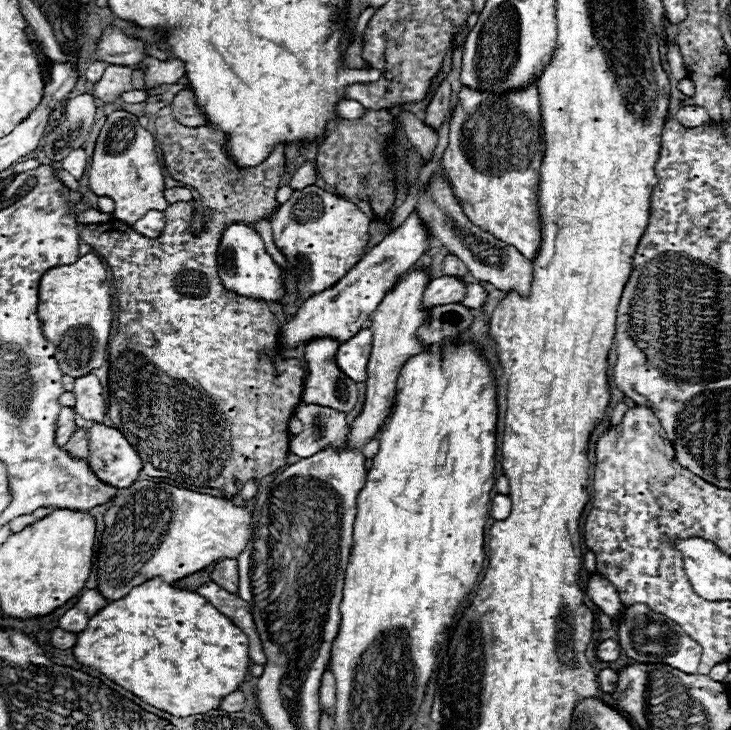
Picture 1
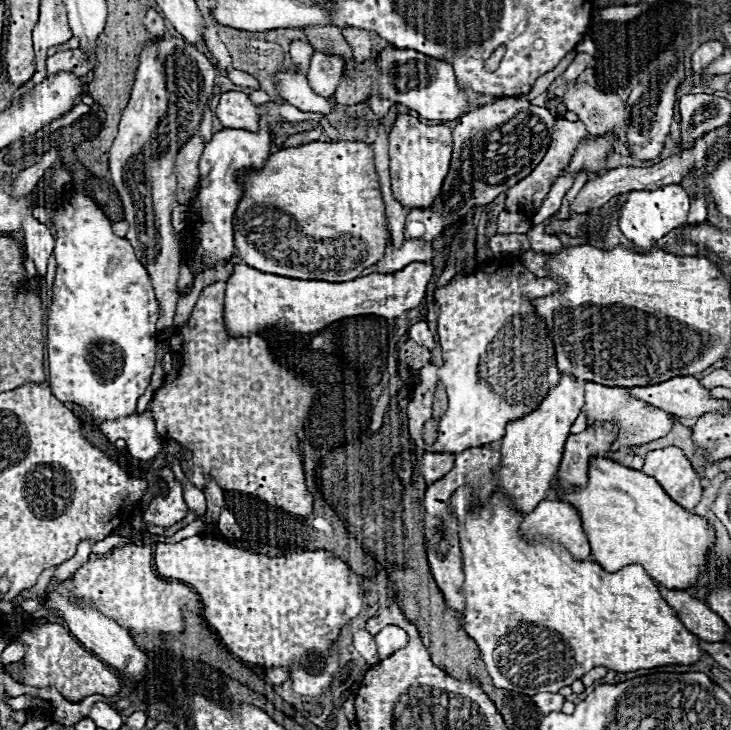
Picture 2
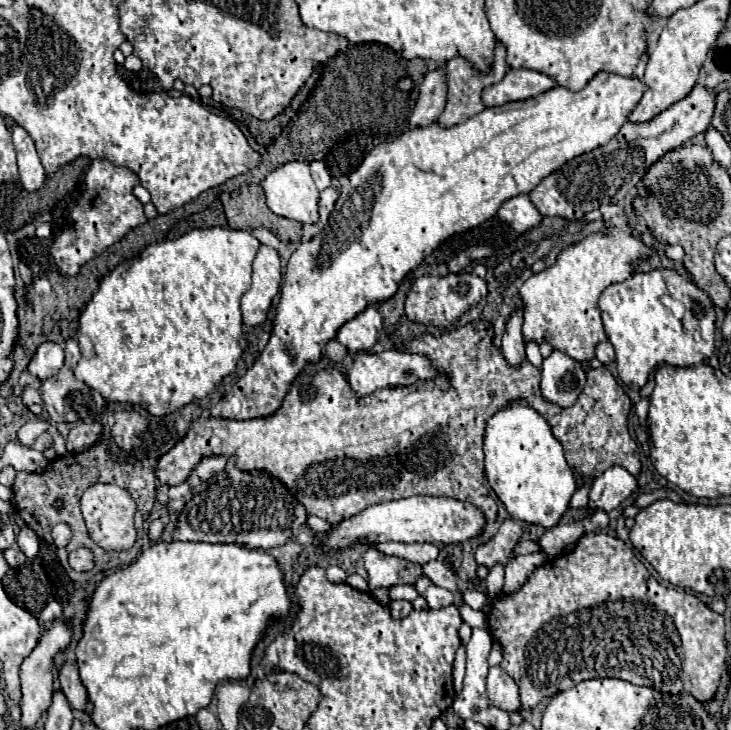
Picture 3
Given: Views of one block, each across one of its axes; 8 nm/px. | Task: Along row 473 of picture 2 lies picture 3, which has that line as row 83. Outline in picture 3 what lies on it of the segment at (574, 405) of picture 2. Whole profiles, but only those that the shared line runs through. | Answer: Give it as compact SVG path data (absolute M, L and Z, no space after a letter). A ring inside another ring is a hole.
M508 70L504 80L488 86L482 92L482 100L486 106L502 106L506 102L514 102L514 100L526 100L532 96L538 96L542 92L548 92L556 86L556 82L536 70Z

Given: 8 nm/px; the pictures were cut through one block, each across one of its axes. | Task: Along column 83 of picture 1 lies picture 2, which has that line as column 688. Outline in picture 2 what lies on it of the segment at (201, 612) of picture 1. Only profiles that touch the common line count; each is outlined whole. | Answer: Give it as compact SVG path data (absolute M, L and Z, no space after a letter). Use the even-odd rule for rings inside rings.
M460 486L450 496L448 510L460 526L458 534L466 576L464 630L478 642L496 688L534 696L536 692L558 692L598 664L616 672L636 672L666 664L688 666L700 660L704 650L698 646L698 636L684 628L676 612L660 596L656 584L638 564L610 574L596 562L576 560L566 548L548 538L536 536L526 540L520 532L524 516L508 494L496 490L476 510L472 510L472 494L472 486Z

